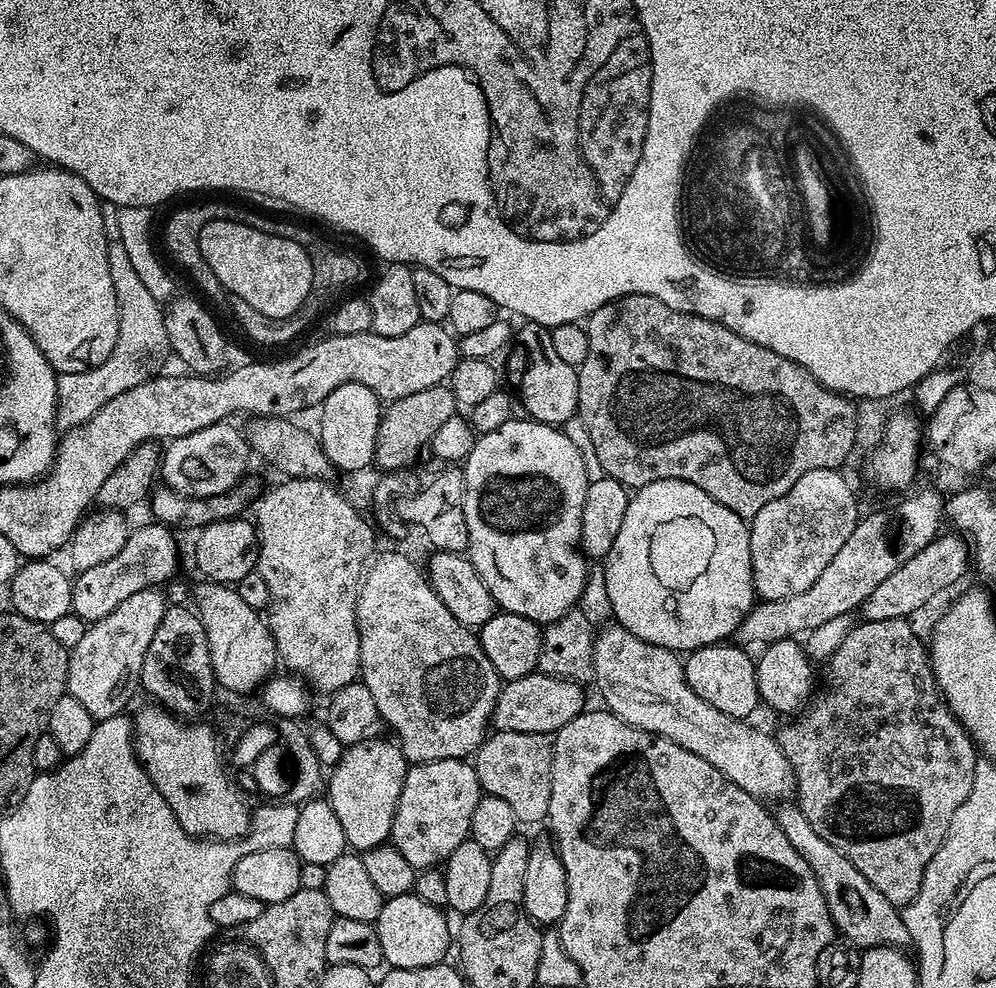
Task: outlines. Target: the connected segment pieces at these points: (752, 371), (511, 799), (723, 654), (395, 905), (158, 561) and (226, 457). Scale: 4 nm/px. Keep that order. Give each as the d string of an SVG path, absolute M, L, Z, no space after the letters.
M630 294L611 300L606 306L594 310L591 316L587 317L586 327L590 338L590 351L586 354L586 362L582 362L578 369L578 406L576 407L578 419L585 424L586 431L590 434L594 451L601 462L604 474L622 482L625 488L635 490L659 480L690 482L694 486L698 486L698 490L706 490L706 494L710 494L710 498L714 498L714 502L722 502L722 506L726 506L726 510L734 510L734 514L738 514L744 521L748 522L758 514L758 510L762 510L762 506L766 506L766 502L774 502L774 498L782 498L782 494L786 494L786 490L790 490L790 486L794 486L794 482L798 482L798 478L802 478L802 474L810 474L810 470L826 470L827 468L840 470L845 467L843 464L847 462L848 455L851 454L852 447L856 444L856 427L860 424L859 418L856 417L856 408L852 405L855 403L849 397L842 396L839 392L832 392L826 386L822 386L822 382L818 382L818 378L814 378L814 374L810 374L810 370L798 366L798 362L790 362L790 358L782 358L782 354L774 354L774 350L766 350L766 346L758 346L754 342L734 334L734 330L726 330L726 326L722 326L710 318L702 318L689 312L670 310L670 306L666 306L666 302L658 302L658 298L646 294Z
M497 732L481 744L474 753L474 767L478 774L481 793L503 798L514 809L521 825L547 821L550 810L550 782L552 781L552 740L545 734L522 734L521 732Z
M721 642L687 653L682 660L684 677L690 690L694 690L702 702L710 702L714 710L730 714L730 718L748 720L751 712L762 704L756 681L756 660L748 657L743 647L731 648L730 645L731 643Z
M414 894L387 897L382 906L382 914L378 914L375 922L378 942L382 942L384 964L388 968L414 970L415 968L429 968L430 966L441 963L447 957L444 955L447 954L448 947L451 944L453 947L454 944L454 932L453 929L452 932L448 929L448 920L444 917L444 914L446 914L444 908L430 906L430 902L422 902L422 898L418 898Z
M151 522L129 531L126 544L109 562L80 572L72 583L72 611L85 623L101 620L116 606L144 589L159 587L177 575L178 546L167 525Z
M225 422L215 424L214 426L206 426L206 430L194 430L194 434L186 434L177 440L167 441L166 447L162 452L159 470L162 480L164 476L163 483L178 494L189 498L203 498L205 496L229 492L230 489L241 483L245 479L244 471L248 468L250 449L247 435L241 429L239 432L232 424L235 423Z

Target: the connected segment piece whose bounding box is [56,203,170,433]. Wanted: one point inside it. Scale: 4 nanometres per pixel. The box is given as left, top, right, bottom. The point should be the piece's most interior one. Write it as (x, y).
(142, 343)

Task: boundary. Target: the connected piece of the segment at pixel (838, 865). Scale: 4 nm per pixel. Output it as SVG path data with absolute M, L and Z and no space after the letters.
M784 802L777 808L780 809L775 809L774 815L778 826L786 834L786 838L790 838L794 850L798 850L802 858L806 858L806 866L814 870L814 878L818 878L818 886L822 886L822 894L826 898L826 906L837 933L841 937L844 935L843 939L849 945L860 950L882 947L907 949L912 944L912 939L910 930L906 930L901 909L883 894L878 894L878 890L874 890L874 886L870 886L870 882L866 882L866 878L858 874L854 862L850 862L850 858L846 858L842 850L834 850L834 846L830 846L830 842L826 842L826 838L822 838L822 834L818 834L814 826L810 826L799 803Z

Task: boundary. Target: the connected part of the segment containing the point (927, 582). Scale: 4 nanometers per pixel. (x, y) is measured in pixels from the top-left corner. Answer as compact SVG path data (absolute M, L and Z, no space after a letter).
M945 531L937 536L934 542L930 542L930 546L925 546L923 550L918 550L918 554L914 554L914 558L910 558L910 562L906 562L898 570L894 570L894 574L890 574L890 578L886 578L886 582L882 582L873 590L868 601L861 604L858 609L859 619L861 621L882 622L883 620L899 620L911 617L911 612L918 611L927 600L932 600L939 592L944 592L947 588L954 587L967 574L968 568L970 572L969 541L955 531Z

